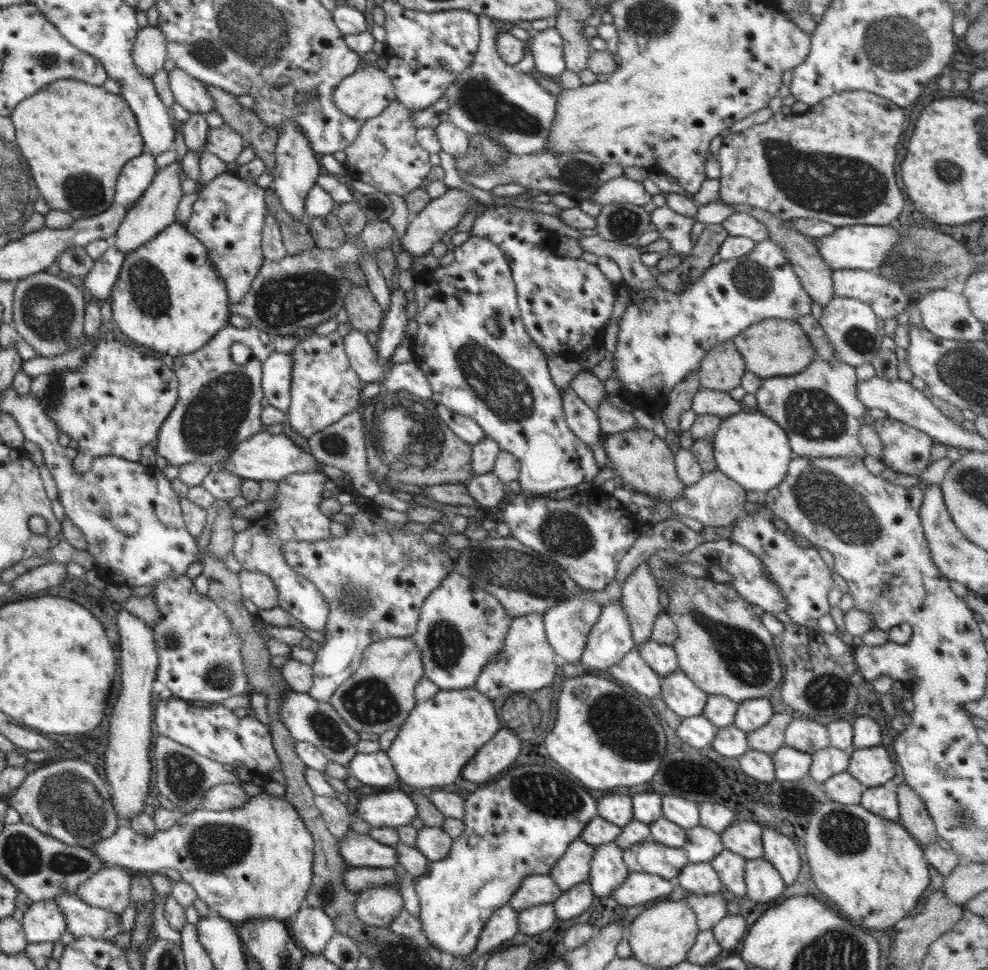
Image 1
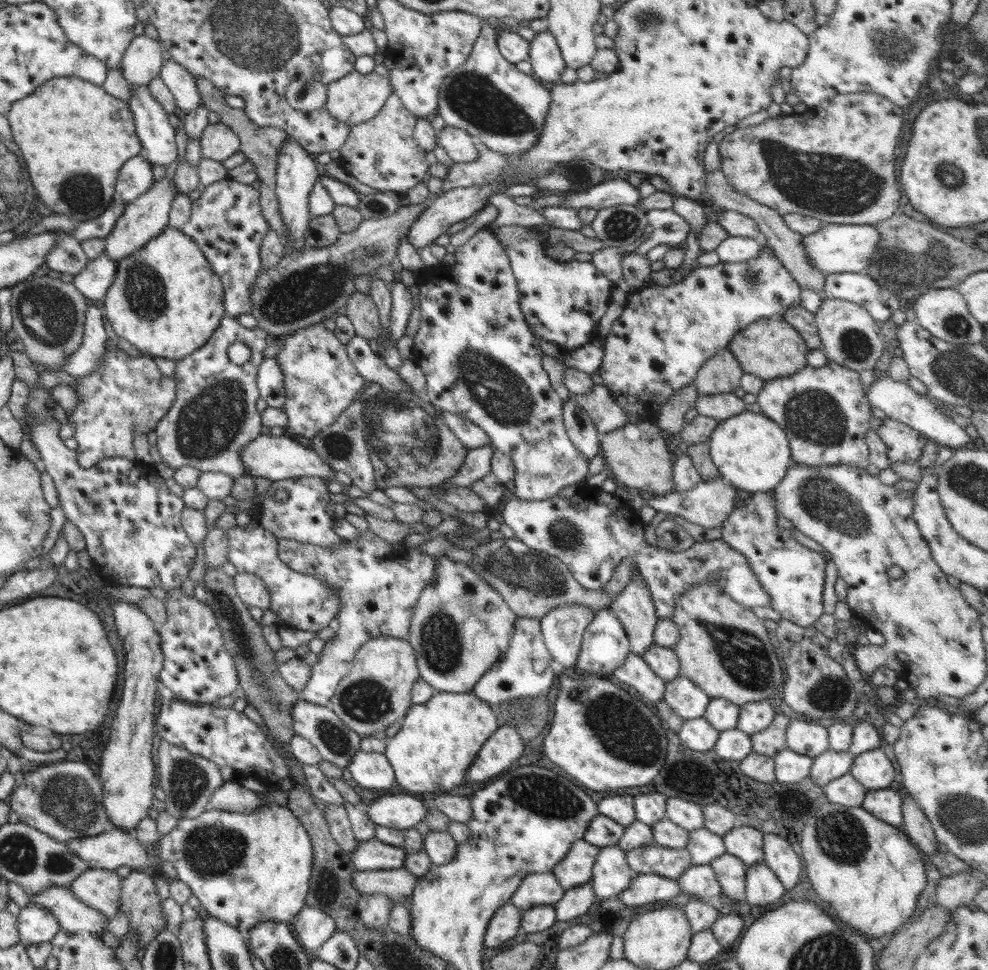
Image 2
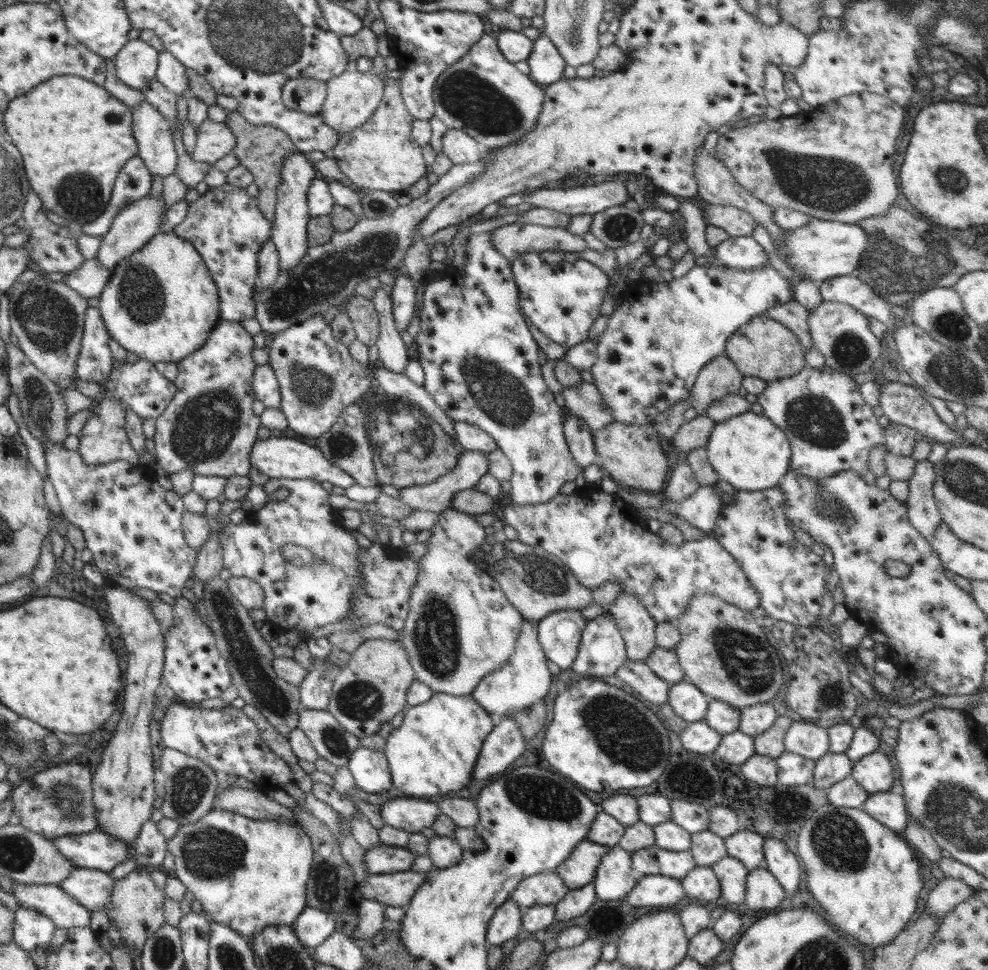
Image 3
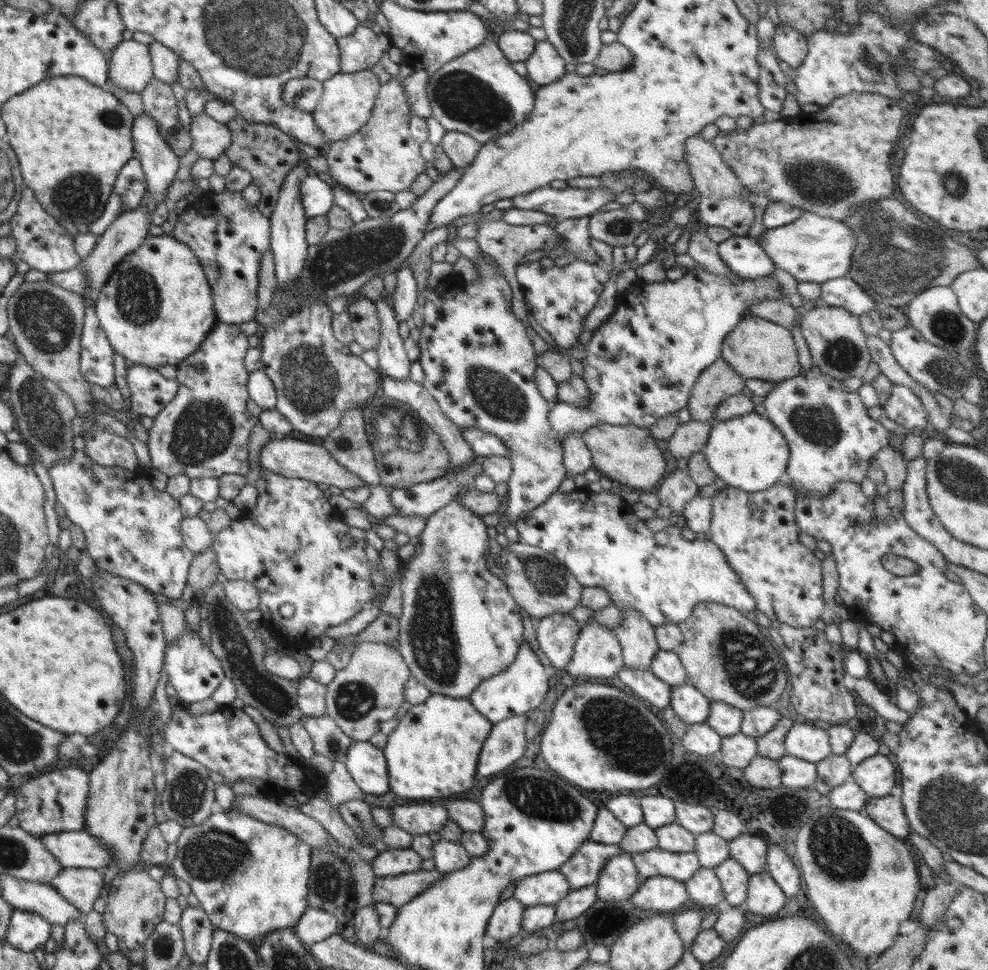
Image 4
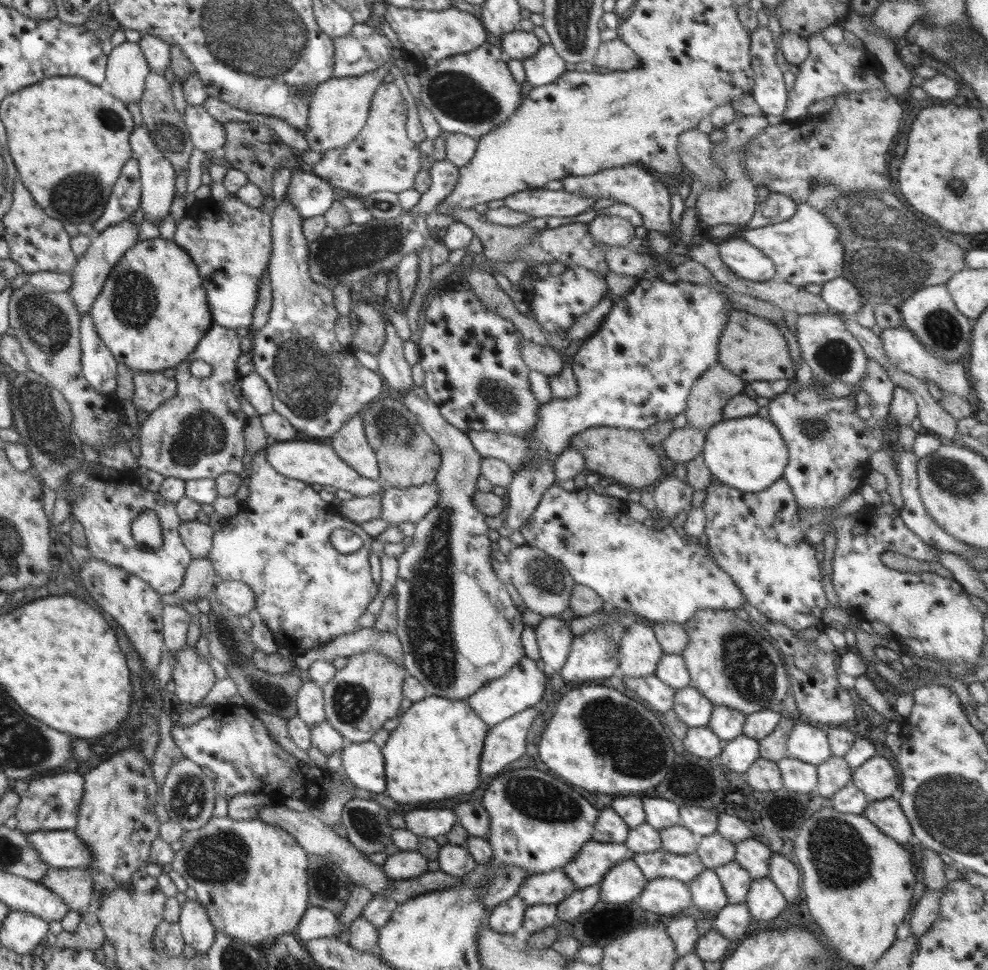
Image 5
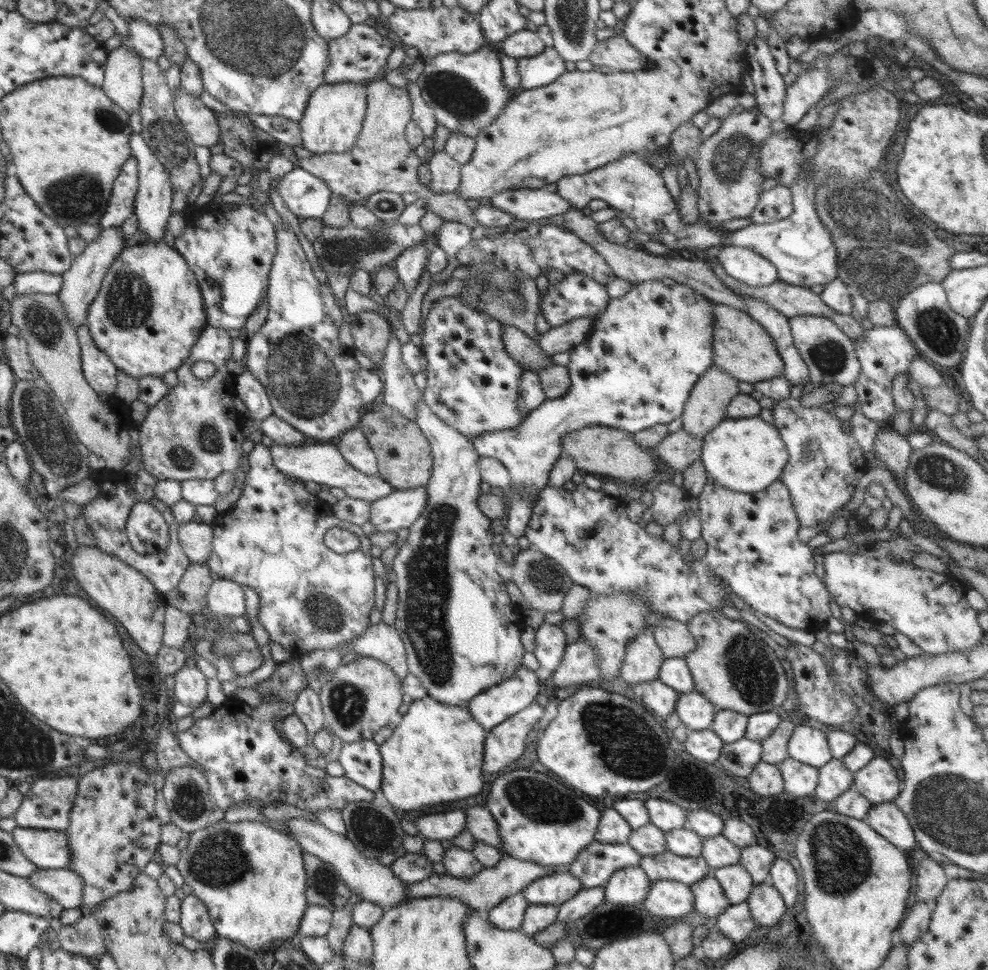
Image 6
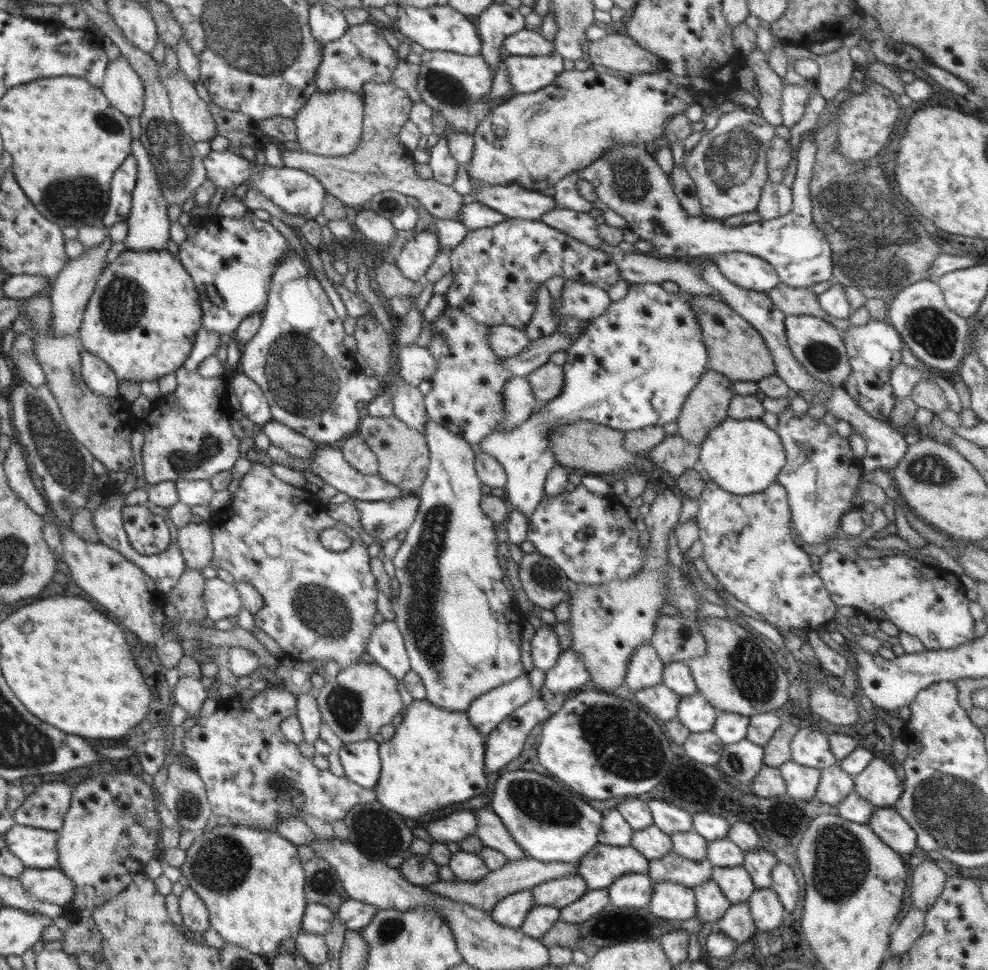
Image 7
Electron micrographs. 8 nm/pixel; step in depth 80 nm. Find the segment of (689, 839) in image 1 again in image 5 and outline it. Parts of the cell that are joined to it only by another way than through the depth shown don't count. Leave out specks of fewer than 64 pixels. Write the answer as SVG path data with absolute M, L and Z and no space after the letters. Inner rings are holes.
M716 832L710 836L698 837L697 855L706 869L721 867L723 864L734 861L736 846Z

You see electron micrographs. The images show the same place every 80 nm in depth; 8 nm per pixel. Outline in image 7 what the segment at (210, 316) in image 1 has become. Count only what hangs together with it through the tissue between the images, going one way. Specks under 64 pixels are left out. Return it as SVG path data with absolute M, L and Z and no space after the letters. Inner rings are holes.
M168 249L157 251L122 251L112 263L108 263L103 270L102 276L99 276L98 282L95 284L94 292L87 302L83 321L78 330L77 341L81 350L86 350L90 354L94 354L98 360L102 360L106 366L110 366L110 370L114 372L114 376L118 380L133 381L158 381L161 377L177 372L178 368L184 365L192 351L194 337L201 328L202 309L200 306L200 295L196 292L193 280L190 274L182 266L181 260L175 258Z

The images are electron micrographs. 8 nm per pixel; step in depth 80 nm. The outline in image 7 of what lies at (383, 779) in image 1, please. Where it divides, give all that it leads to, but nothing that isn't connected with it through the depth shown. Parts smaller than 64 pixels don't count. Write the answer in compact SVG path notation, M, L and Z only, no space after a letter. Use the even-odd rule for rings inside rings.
M374 739L344 743L338 754L348 780L367 789L378 784L381 758L379 744Z

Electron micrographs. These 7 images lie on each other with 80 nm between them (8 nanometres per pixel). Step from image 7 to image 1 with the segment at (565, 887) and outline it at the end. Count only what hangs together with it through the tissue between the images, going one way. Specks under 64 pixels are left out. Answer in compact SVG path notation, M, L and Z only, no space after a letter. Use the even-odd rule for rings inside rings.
M531 875L521 883L508 904L517 911L521 911L534 905L553 904L561 894L562 890L550 875Z

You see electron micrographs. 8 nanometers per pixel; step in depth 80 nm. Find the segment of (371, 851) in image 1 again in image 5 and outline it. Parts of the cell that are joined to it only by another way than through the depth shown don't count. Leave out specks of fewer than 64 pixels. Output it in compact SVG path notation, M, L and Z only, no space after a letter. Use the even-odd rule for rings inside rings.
M400 851L388 857L382 864L382 871L393 881L420 878L428 872L428 862L420 852Z

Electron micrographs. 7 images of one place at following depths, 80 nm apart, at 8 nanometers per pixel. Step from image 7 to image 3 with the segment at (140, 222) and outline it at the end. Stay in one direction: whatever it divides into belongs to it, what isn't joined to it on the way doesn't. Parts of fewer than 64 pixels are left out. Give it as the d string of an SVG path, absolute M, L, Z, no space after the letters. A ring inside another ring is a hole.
M146 100L132 107L131 113L132 134L138 145L136 155L144 161L152 176L164 178L174 174L177 158L167 120Z

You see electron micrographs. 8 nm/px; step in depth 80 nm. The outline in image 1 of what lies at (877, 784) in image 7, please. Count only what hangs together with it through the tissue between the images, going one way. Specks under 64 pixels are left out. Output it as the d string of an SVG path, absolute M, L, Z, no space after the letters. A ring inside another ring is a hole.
M882 744L854 749L852 754L849 754L847 771L866 787L886 784L895 774L894 763L886 749Z

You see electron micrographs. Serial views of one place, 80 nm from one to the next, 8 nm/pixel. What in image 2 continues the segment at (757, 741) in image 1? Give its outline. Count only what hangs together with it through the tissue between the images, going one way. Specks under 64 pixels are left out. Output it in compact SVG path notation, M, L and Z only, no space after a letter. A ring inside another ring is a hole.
M781 709L775 714L774 720L768 728L751 734L754 752L773 757L777 752L787 747L786 729L792 716L789 712Z

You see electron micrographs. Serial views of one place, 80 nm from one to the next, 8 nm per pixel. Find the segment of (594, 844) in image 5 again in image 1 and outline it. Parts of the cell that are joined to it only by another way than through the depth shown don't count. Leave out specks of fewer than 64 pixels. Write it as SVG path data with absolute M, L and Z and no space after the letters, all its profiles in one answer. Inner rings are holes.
M574 840L566 854L551 870L551 878L562 891L573 888L574 884L589 881L590 862L596 848L582 840Z

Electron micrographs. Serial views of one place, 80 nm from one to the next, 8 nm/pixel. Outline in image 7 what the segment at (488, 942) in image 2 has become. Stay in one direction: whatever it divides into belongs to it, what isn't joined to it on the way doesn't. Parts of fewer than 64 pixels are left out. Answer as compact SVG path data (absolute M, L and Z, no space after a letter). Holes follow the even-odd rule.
M528 889L506 896L490 911L492 918L502 926L520 929L526 915L536 905L533 898Z

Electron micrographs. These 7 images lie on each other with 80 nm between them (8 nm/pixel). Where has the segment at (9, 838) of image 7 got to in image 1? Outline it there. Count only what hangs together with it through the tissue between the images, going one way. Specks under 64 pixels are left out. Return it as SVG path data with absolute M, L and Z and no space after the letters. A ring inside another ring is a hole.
M266 791L250 797L242 808L221 811L200 808L190 814L178 815L174 826L164 832L156 830L150 838L140 836L130 828L116 828L110 839L96 841L84 848L98 856L106 867L118 867L131 873L178 871L182 882L194 888L198 899L210 907L212 914L220 915L236 927L247 920L275 918L285 922L292 919L305 904L313 874L314 842L310 832L284 796L274 797Z

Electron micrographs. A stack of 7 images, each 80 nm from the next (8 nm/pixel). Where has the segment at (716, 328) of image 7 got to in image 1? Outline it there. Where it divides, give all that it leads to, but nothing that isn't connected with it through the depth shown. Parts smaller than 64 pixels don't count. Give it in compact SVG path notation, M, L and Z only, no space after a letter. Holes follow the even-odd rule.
M761 320L740 332L732 342L742 356L746 370L761 379L796 375L804 371L804 368L817 358L808 336L796 324L796 321L791 320Z

